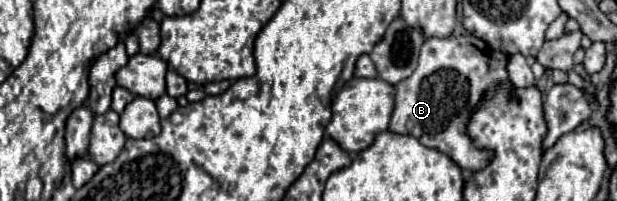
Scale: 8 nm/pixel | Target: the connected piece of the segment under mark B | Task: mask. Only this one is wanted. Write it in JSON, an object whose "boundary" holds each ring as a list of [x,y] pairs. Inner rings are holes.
{"boundary":[[[472,34],[426,38],[420,50],[418,68],[410,78],[396,84],[396,108],[388,130],[418,138],[424,146],[440,150],[452,158],[462,170],[476,172],[484,168],[484,164],[488,164],[488,152],[472,148],[472,140],[468,140],[464,124],[480,96],[484,96],[484,92],[488,92],[494,84],[508,80],[506,62],[506,54],[492,50]]]}

